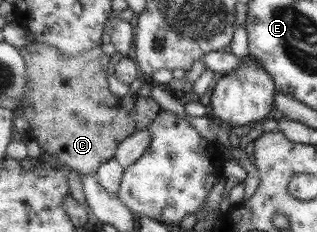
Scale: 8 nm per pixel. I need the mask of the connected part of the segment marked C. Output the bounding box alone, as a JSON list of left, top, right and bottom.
[21,41,163,175]

